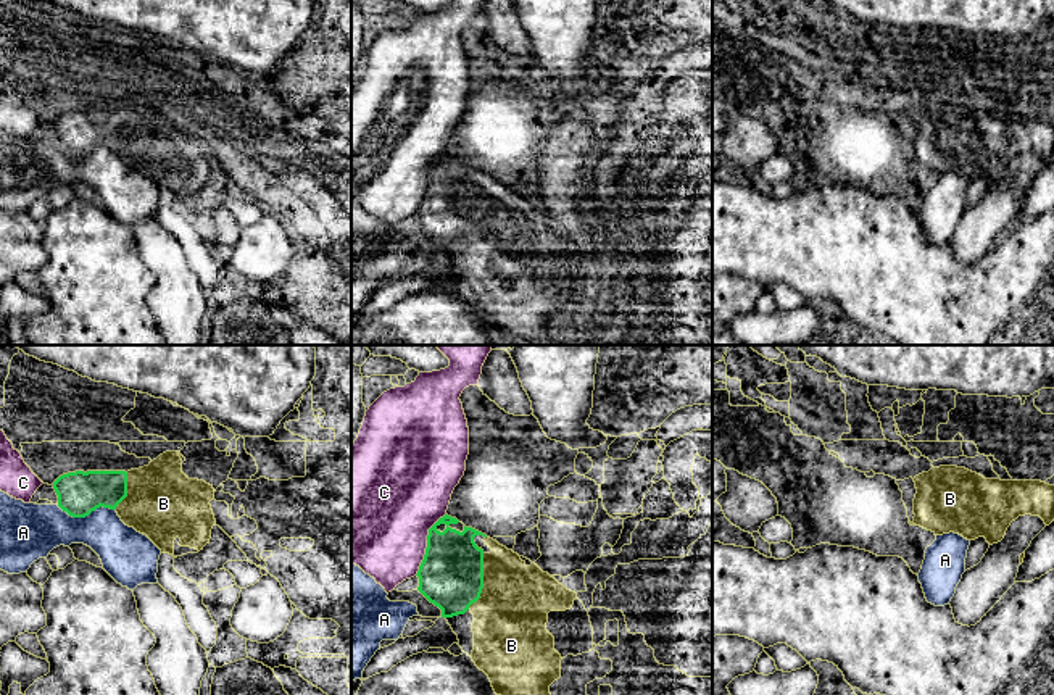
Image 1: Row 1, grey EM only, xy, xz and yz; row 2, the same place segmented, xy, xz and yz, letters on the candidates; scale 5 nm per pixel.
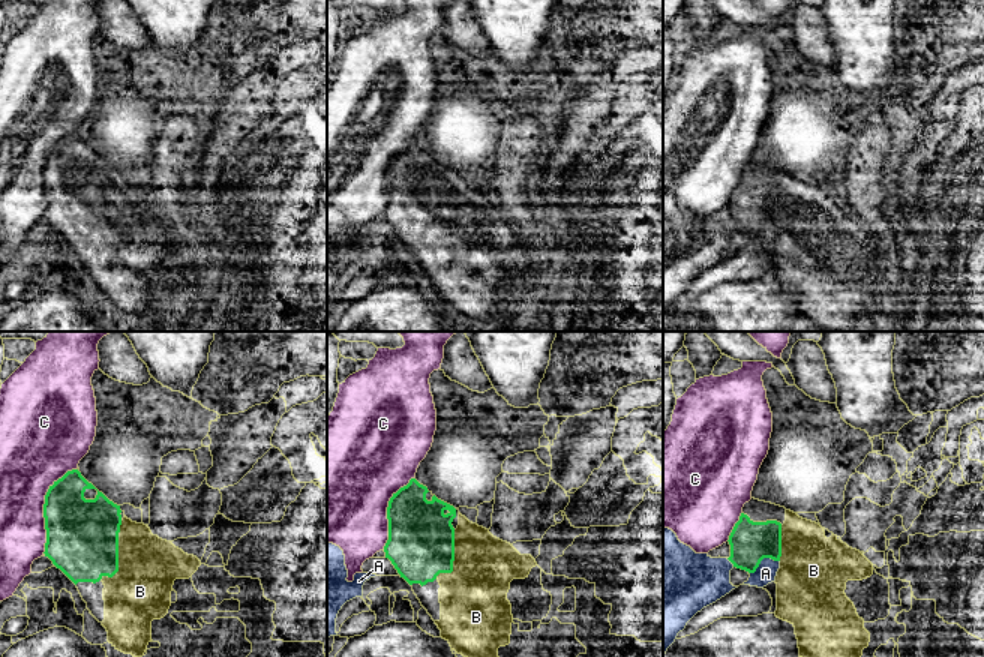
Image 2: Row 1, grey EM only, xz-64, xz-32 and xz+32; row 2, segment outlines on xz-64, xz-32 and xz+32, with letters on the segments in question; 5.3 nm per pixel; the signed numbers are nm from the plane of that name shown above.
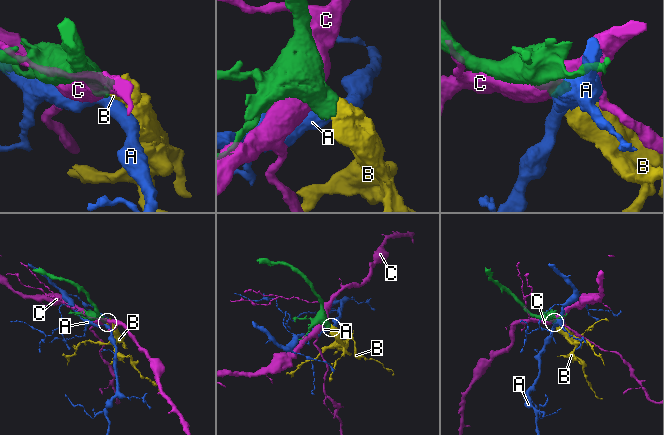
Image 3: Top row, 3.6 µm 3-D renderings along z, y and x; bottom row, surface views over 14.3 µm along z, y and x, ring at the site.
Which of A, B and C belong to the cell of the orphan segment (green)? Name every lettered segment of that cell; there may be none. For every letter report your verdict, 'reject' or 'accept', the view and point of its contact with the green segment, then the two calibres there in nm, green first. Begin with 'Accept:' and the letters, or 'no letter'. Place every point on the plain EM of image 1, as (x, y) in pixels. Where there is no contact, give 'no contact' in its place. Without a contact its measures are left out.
Accept: B
A: reject; contact xy (86, 153); calibres 220 and 240 nm
B: accept; contact xz (482, 220); calibres 320 and 360 nm
C: reject; contact xz (427, 183); calibres 320 and 460 nm

